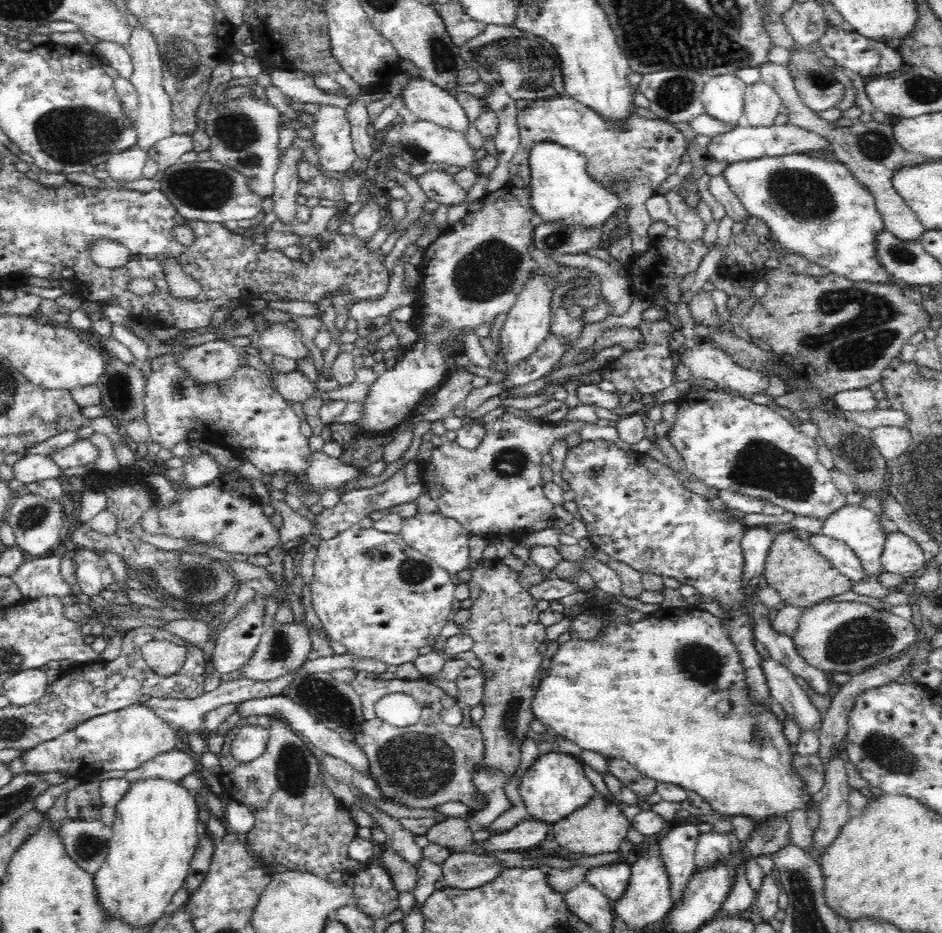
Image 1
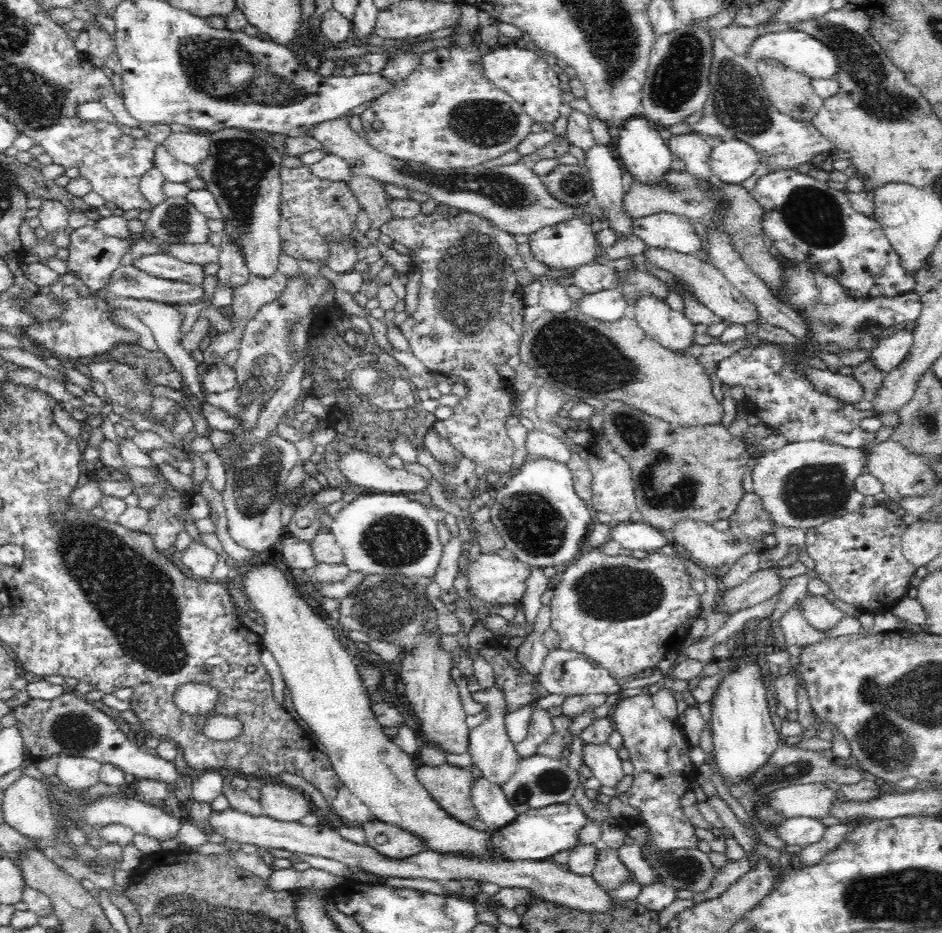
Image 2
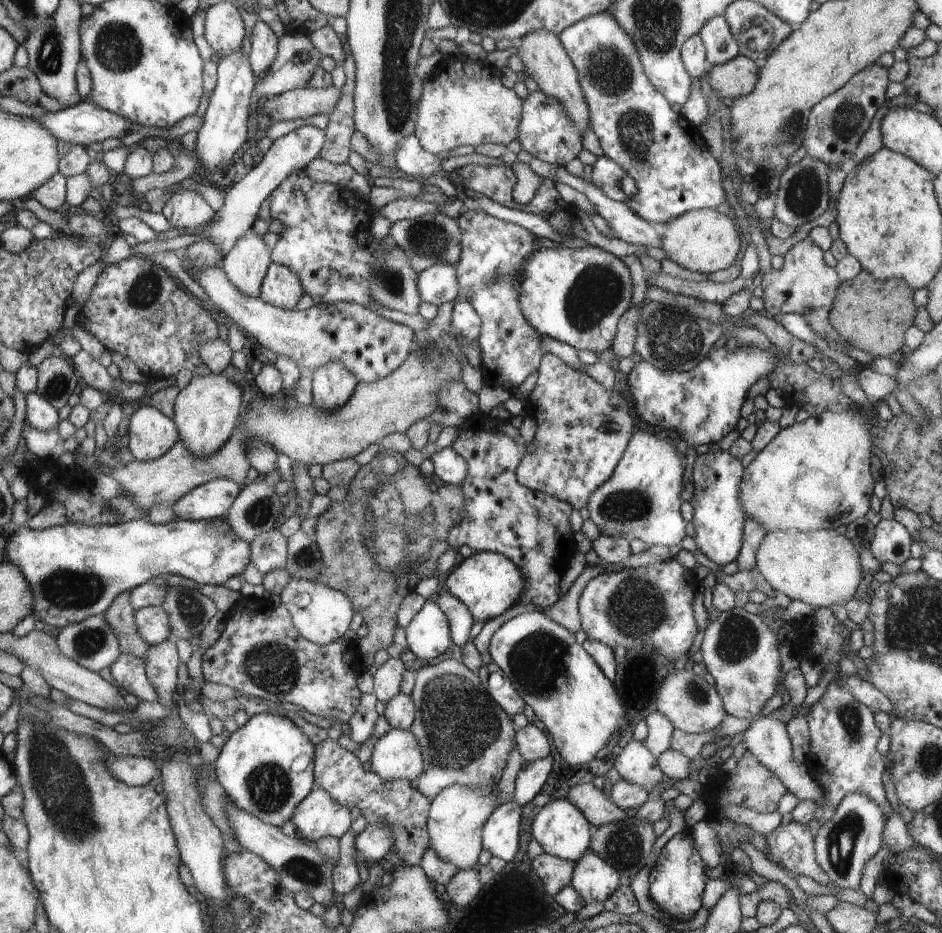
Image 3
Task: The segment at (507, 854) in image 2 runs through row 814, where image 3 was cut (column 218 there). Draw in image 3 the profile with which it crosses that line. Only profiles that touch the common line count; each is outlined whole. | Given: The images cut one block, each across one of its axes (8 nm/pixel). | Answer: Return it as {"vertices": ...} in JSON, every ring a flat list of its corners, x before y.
{"vertices":[[174,518,168,524,155,525,143,519,126,523,85,525,68,523,44,530,21,526,12,531,6,563,14,563,26,576,34,592,35,608,32,615,56,628,82,623,94,615,103,615,121,592,130,591,142,583,152,582,162,574,178,574,199,585,224,585,233,576,242,575,251,562,251,546,237,537,226,519,185,521]]}

